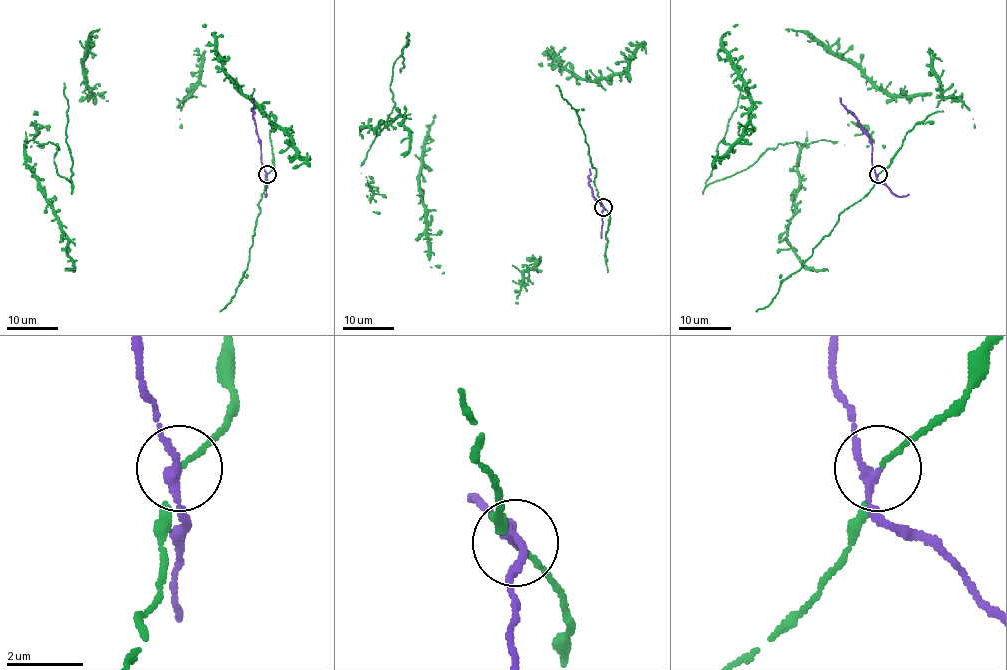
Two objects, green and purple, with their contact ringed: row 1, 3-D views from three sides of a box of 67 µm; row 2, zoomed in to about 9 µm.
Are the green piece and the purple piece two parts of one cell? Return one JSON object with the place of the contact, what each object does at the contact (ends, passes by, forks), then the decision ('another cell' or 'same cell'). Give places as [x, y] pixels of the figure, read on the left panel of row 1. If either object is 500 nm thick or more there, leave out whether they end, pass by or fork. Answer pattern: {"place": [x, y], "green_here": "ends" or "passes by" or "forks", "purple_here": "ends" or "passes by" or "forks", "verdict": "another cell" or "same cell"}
{"place": [267, 174], "green_here": "passes by", "purple_here": "passes by", "verdict": "another cell"}

